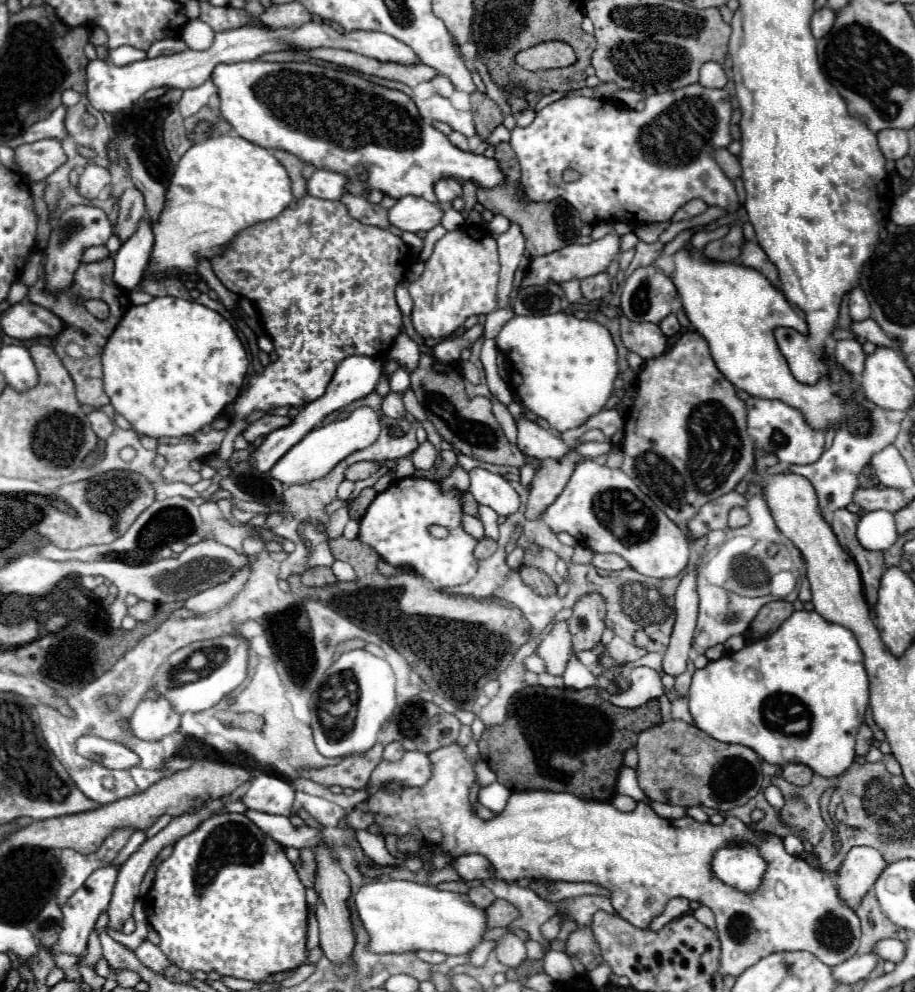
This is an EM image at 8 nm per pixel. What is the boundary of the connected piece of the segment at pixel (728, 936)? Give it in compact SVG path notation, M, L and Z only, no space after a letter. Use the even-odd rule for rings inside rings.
M451 744L451 746L439 748L437 752L431 752L429 758L431 758L431 764L433 764L433 776L429 778L429 782L427 782L425 786L421 786L421 788L405 788L405 790L399 792L399 794L389 794L389 792L385 792L385 790L379 790L379 792L371 794L365 802L361 802L361 804L359 804L359 806L357 806L357 808L355 808L345 820L343 820L343 826L351 826L353 830L359 830L359 828L367 828L367 826L371 826L373 822L377 822L377 824L381 826L383 834L387 834L387 832L395 832L395 834L403 836L403 834L413 832L413 834L415 834L413 840L399 840L399 850L401 850L401 852L409 852L409 854L415 854L415 852L421 848L427 860L429 860L429 848L431 848L431 846L439 846L447 858L457 858L457 856L461 856L461 854L481 854L481 856L489 858L489 862L491 862L493 868L495 868L497 878L499 878L499 880L505 880L505 882L513 882L513 880L519 880L519 878L543 878L543 880L591 882L591 884L597 884L597 886L609 890L609 894L611 894L609 900L611 900L615 912L617 912L623 920L627 920L629 924L633 924L635 928L647 928L649 922L651 922L651 918L660 914L662 908L667 902L669 902L669 900L671 900L671 898L697 900L699 904L703 904L703 906L707 906L707 908L711 908L711 910L715 912L715 920L717 920L717 936L719 936L719 940L721 940L721 966L719 966L719 972L721 972L723 976L739 976L741 972L745 972L745 968L757 964L761 958L765 958L765 956L769 956L769 954L773 954L773 952L795 952L795 950L805 950L805 952L811 952L813 956L817 956L823 964L827 964L827 966L837 966L837 964L849 960L849 958L857 952L857 948L859 948L859 936L861 936L861 930L859 930L859 918L857 918L857 914L855 914L851 908L847 908L847 906L837 898L837 890L835 890L835 882L833 882L833 878L827 876L827 874L823 874L823 872L819 872L817 868L811 868L803 858L787 854L785 848L783 848L783 840L781 840L779 836L771 834L771 838L765 840L765 842L763 842L763 840L757 840L757 838L749 832L749 828L747 828L739 818L727 816L727 818L723 820L723 824L709 824L709 822L707 822L707 824L701 824L701 822L695 822L695 819L689 816L684 816L675 820L667 820L665 818L659 818L659 816L657 816L657 814L655 814L645 802L639 802L637 808L635 808L633 812L621 812L621 810L617 810L611 802L609 802L609 804L601 804L601 800L581 800L579 796L573 796L573 794L567 794L567 792L535 790L514 791L506 804L505 810L503 810L501 814L493 816L491 820L481 820L477 814L471 812L471 804L469 804L469 786L471 786L473 780L475 780L475 772L473 772L473 766L465 760L461 748L459 748L457 744ZM737 842L739 842L739 844L755 844L755 846L761 850L761 854L763 854L763 858L767 860L767 864L769 864L767 872L765 872L765 876L763 876L761 888L759 888L757 892L753 892L753 894L741 894L741 892L737 892L737 890L725 886L725 884L719 882L719 880L713 876L713 872L711 872L711 856L713 856L713 852L715 852L717 848L721 848L721 846L729 846L729 844L737 844Z

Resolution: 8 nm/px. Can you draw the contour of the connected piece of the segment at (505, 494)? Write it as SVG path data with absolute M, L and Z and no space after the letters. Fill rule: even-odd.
M475 468L469 472L469 478L469 492L473 494L477 504L491 506L499 516L509 516L517 512L519 496L503 476L487 472L483 468Z

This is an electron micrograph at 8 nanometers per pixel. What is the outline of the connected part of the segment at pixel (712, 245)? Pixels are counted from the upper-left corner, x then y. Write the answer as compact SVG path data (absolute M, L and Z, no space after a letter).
M735 220L729 226L729 232L721 240L713 240L705 246L705 254L713 260L733 260L737 262L743 246L743 222Z

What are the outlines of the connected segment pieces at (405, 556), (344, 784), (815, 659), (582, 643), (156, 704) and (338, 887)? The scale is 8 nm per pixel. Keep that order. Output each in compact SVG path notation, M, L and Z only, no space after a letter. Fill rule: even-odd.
M423 478L395 480L379 500L373 500L361 518L359 540L369 544L383 560L395 566L409 566L419 576L427 578L435 588L451 588L465 584L477 572L477 558L473 554L477 540L461 528L461 502L459 492L441 492L437 484ZM439 524L449 528L447 538L429 534L429 526Z
M375 744L363 756L349 756L349 758L343 758L337 766L309 770L309 772L297 772L297 774L311 778L323 786L339 784L341 788L363 790L369 784L369 776L373 774L373 768L377 768L377 764L381 760L383 760L383 746Z
M815 610L793 612L771 636L747 644L739 652L723 654L719 660L695 670L689 690L689 710L699 730L719 742L747 746L775 766L805 764L823 778L841 776L853 764L855 736L865 722L867 704L869 678L863 666L863 652L853 632L841 624L827 622ZM799 718L809 720L809 728L803 734L781 732L787 720Z
M587 594L583 596L575 606L573 606L573 616L569 618L569 632L573 636L573 646L575 650L587 650L587 648L593 648L601 642L601 634L605 630L605 602L599 594Z
M157 694L157 698L143 698L133 716L131 730L141 740L161 740L167 734L173 734L179 728L181 714L175 712L173 704L165 700L165 696Z
M327 846L315 848L315 858L319 864L319 872L315 876L315 892L319 894L317 922L319 922L321 948L333 964L353 964L351 956L355 948L355 930L353 930L353 920L351 920L351 908L347 904L351 898L351 880L341 870L341 866L337 864L337 860L333 858Z

